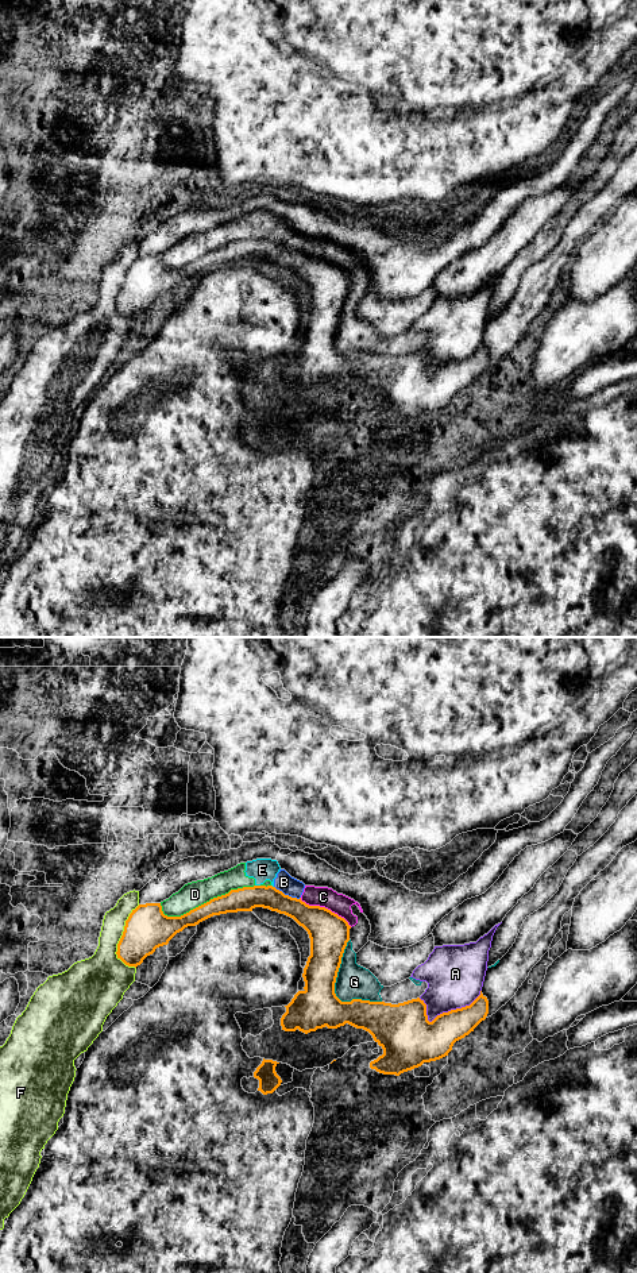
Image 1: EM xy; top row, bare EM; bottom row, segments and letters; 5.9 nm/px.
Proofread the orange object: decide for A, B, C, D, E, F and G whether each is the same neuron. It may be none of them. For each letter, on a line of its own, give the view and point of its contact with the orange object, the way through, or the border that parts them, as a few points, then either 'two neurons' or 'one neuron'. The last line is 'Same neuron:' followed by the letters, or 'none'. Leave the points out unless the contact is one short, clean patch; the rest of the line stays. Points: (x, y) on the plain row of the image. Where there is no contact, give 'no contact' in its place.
A: meets orange in xy at (444, 365); two neurons
B: meets orange in xy at (288, 247); two neurons
C: meets orange in xy at (324, 259); two neurons
D: meets orange in xy at (204, 255); two neurons
E: meets orange in xy at (258, 238); two neurons
F: meets orange in xy at (120, 292); two neurons
G: meets orange in xy at (334, 342); two neurons
Same neuron: none

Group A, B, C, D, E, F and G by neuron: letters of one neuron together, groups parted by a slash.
A / B C D E G / F

